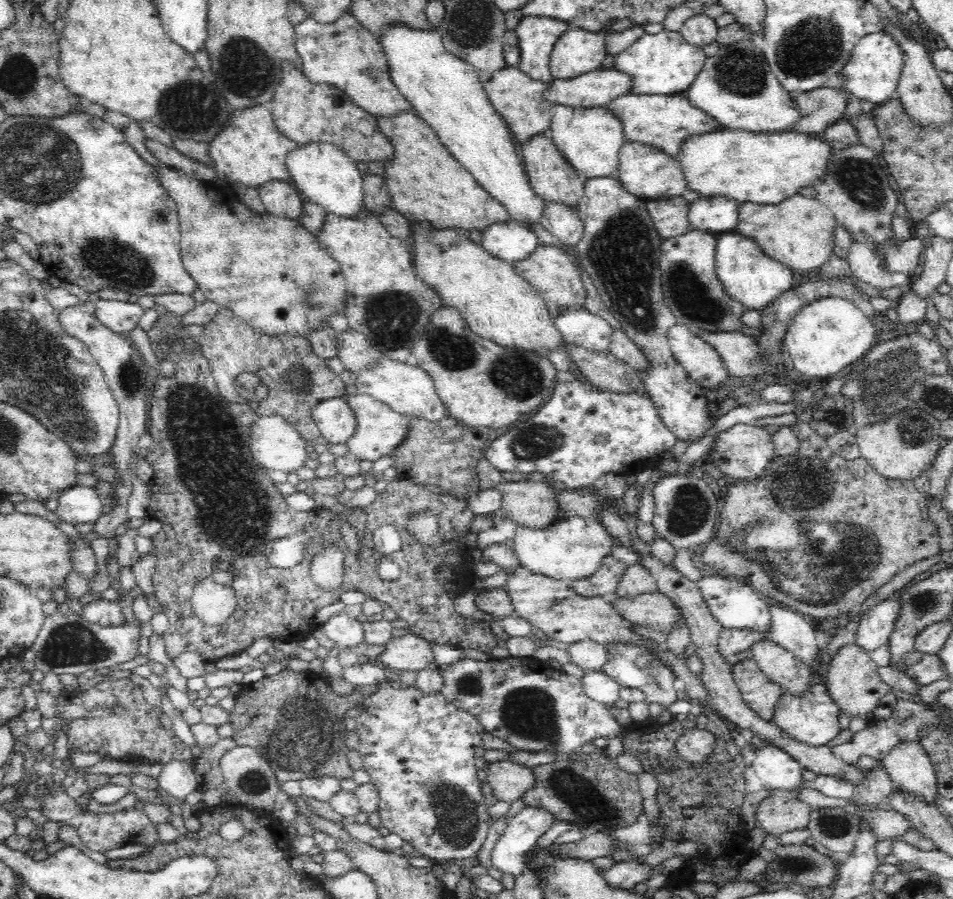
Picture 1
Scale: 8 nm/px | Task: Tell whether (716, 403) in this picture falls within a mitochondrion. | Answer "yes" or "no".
no

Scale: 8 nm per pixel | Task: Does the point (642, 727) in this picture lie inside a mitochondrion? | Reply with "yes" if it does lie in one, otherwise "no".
no

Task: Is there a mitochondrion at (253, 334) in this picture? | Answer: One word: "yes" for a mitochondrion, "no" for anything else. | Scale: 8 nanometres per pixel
no

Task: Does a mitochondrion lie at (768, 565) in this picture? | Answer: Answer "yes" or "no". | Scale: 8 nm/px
no

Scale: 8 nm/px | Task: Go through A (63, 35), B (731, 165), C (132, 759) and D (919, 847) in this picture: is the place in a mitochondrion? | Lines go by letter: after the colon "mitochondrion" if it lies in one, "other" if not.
A: other
B: other
C: other
D: other

